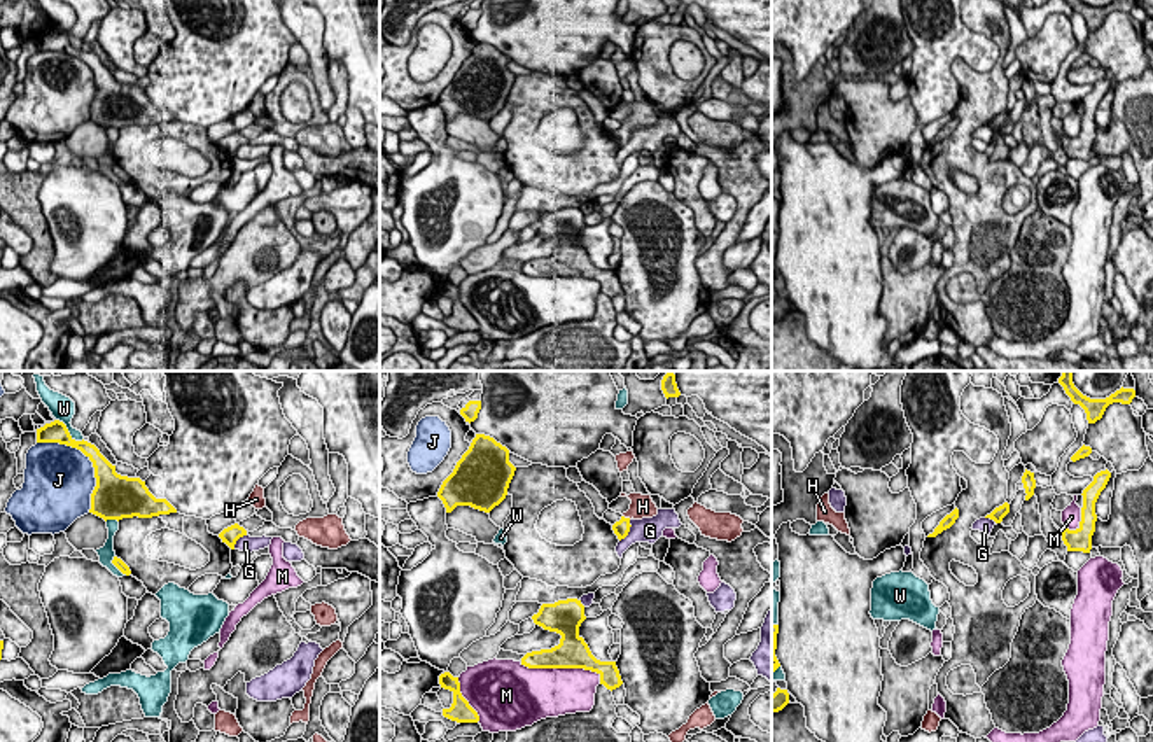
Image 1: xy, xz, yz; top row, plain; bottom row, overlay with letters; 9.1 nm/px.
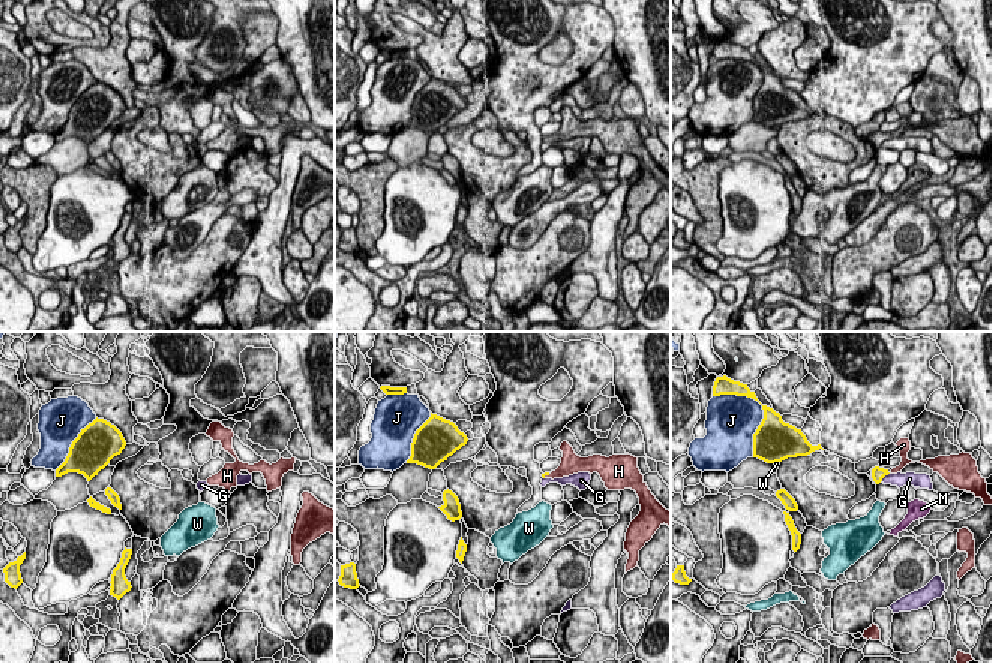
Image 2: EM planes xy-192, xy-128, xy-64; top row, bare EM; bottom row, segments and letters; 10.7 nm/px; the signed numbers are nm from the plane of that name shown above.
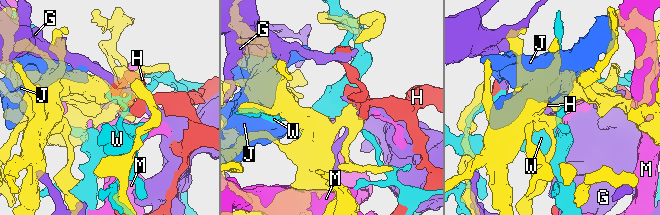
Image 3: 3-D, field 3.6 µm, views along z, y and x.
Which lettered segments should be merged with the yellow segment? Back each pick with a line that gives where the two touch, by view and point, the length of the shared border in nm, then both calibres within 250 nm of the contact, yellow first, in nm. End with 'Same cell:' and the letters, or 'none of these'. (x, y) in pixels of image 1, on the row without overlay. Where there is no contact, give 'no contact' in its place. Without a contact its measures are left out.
H: xz (627, 126) | 90 nm | 140/220 nm
Same cell: H

